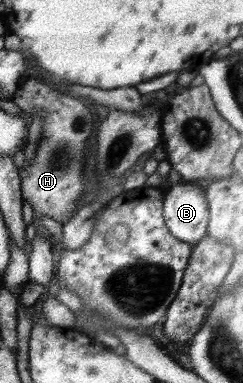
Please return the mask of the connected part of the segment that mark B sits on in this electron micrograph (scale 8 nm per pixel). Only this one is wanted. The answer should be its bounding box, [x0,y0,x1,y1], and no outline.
[163,181,209,247]

